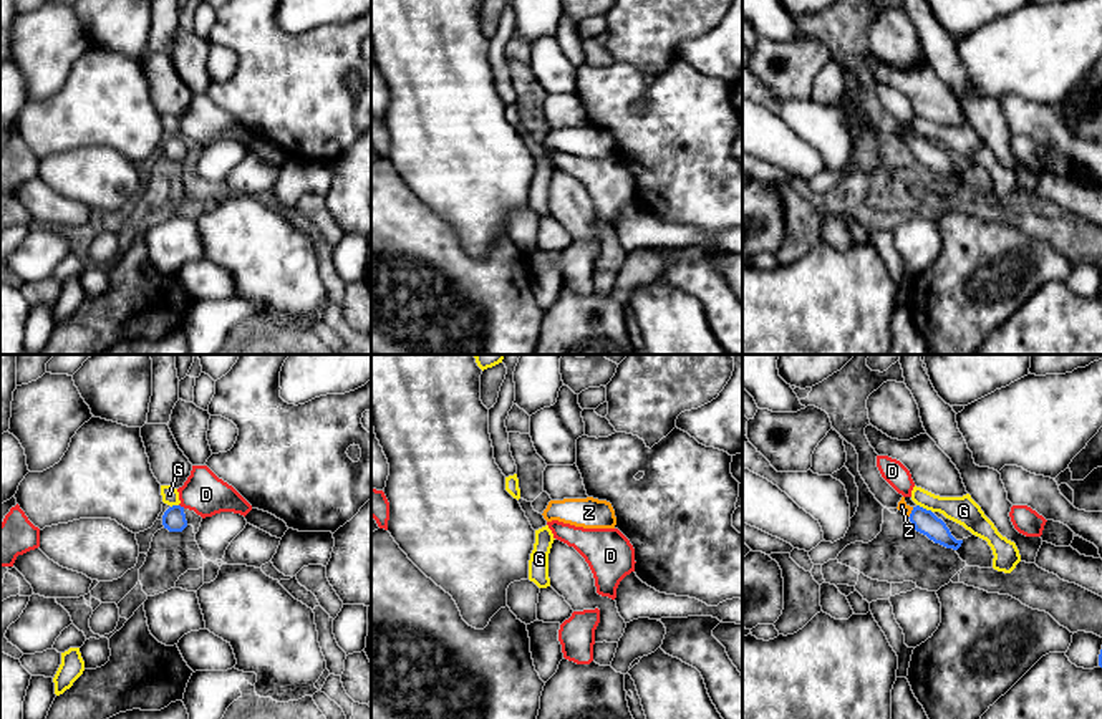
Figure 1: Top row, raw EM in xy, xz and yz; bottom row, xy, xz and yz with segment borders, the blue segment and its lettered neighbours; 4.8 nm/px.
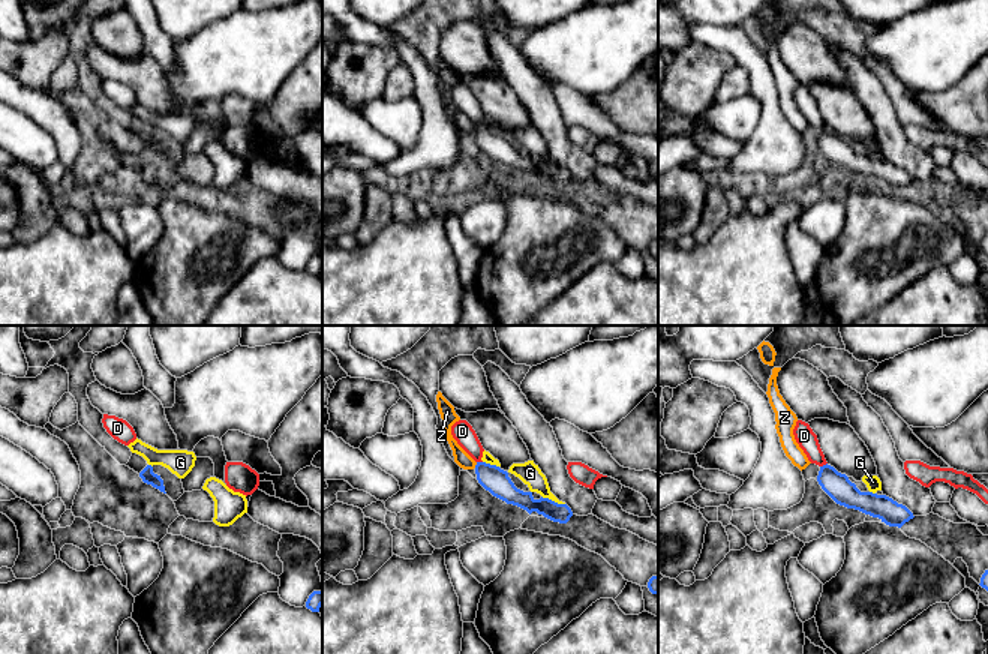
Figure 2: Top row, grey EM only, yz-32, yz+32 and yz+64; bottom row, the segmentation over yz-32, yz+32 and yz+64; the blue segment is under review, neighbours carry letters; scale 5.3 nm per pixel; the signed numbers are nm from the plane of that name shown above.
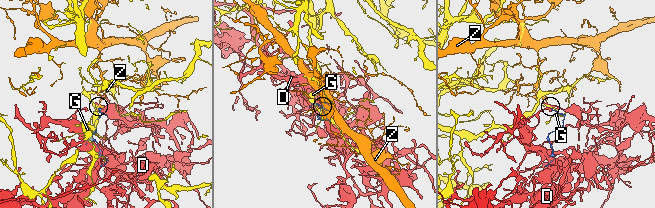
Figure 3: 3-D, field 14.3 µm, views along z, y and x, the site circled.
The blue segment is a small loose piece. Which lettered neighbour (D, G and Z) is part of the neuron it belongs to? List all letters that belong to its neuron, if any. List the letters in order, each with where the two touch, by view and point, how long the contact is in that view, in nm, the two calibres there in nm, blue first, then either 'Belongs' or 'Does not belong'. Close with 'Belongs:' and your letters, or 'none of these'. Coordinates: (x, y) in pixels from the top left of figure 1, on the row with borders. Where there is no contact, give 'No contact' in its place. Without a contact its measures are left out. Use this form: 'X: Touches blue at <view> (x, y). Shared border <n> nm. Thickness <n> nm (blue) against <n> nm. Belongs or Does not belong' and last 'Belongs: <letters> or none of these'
D: Touches blue at xy (183, 507). Shared border 40 nm. Thickness 110 nm (blue) against 200 nm. Does not belong
G: Touches blue at yz (925, 509). Shared border 90 nm. Thickness 120 nm (blue) against 140 nm. Does not belong
Z: Touches blue at yz (912, 512). Shared border 60 nm. Thickness 120 nm (blue) against 50 nm. Belongs
Belongs: Z

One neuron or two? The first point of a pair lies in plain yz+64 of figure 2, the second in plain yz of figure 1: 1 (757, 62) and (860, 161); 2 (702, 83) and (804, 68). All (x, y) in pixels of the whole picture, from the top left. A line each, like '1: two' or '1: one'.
1: one
2: one

